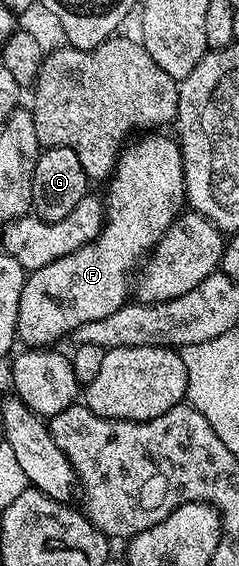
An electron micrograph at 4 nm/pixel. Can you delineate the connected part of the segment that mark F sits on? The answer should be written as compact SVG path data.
M145 134L137 138L142 140L134 139L118 156L113 174L107 181L109 189L106 190L105 196L103 195L105 223L101 225L100 234L91 242L79 246L71 254L55 258L55 262L47 262L47 266L26 275L23 294L19 294L17 318L17 340L25 343L22 345L26 349L48 349L56 345L53 344L56 340L61 340L64 336L66 339L79 326L95 322L98 318L107 318L107 314L115 314L115 310L122 308L130 299L131 277L135 269L142 263L143 258L148 257L153 251L153 247L161 241L165 231L171 227L187 204L185 167L180 143L172 135L157 135L161 134Z

